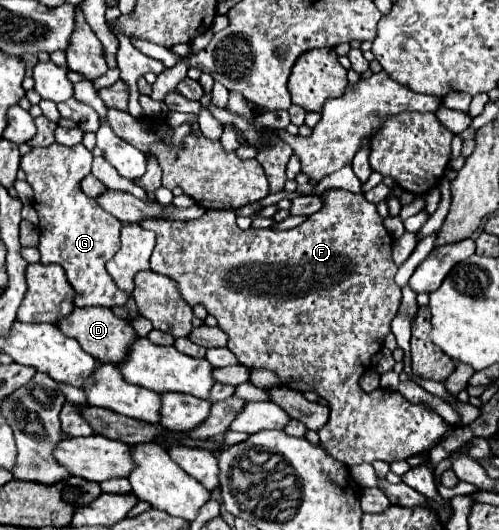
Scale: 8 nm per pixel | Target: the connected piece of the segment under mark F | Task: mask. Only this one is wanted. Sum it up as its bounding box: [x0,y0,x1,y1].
[139,189,447,465]

